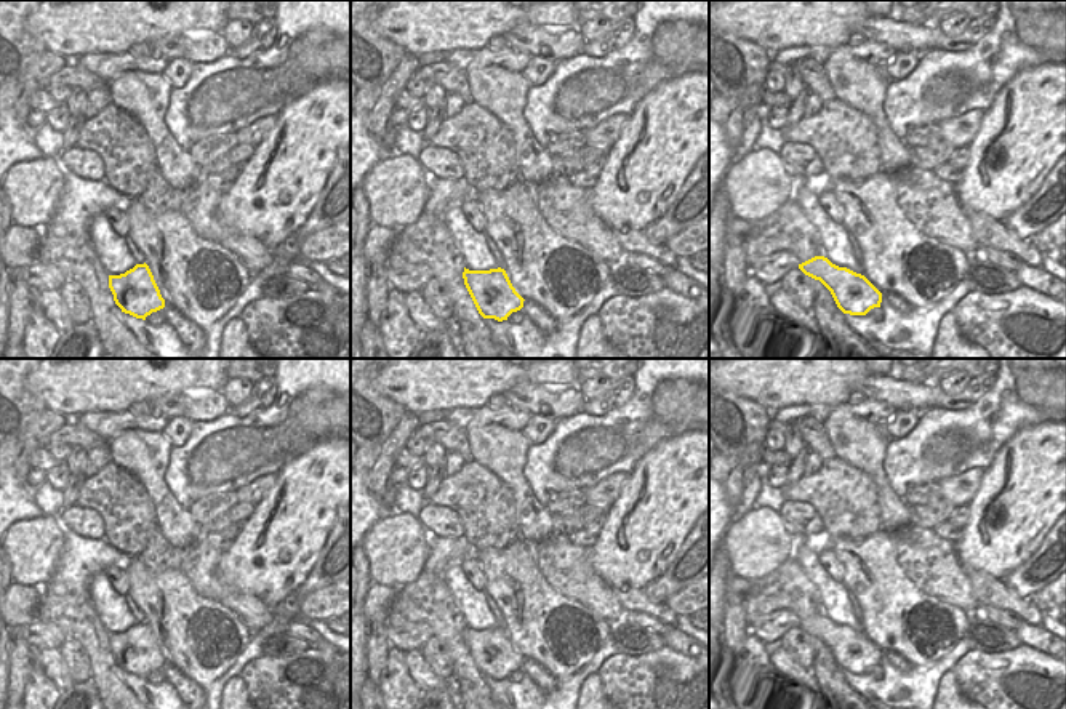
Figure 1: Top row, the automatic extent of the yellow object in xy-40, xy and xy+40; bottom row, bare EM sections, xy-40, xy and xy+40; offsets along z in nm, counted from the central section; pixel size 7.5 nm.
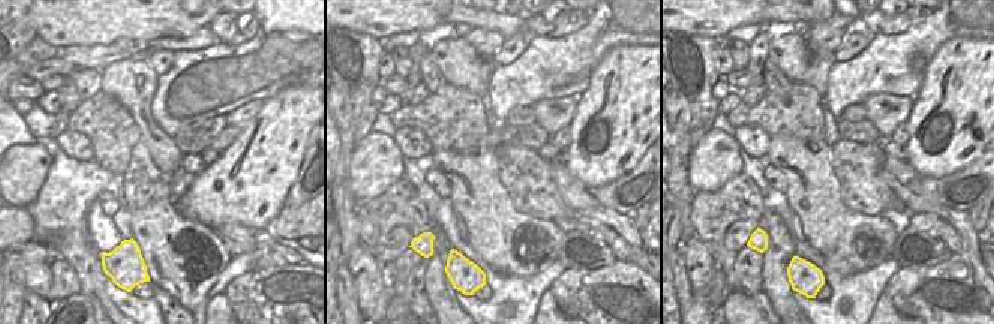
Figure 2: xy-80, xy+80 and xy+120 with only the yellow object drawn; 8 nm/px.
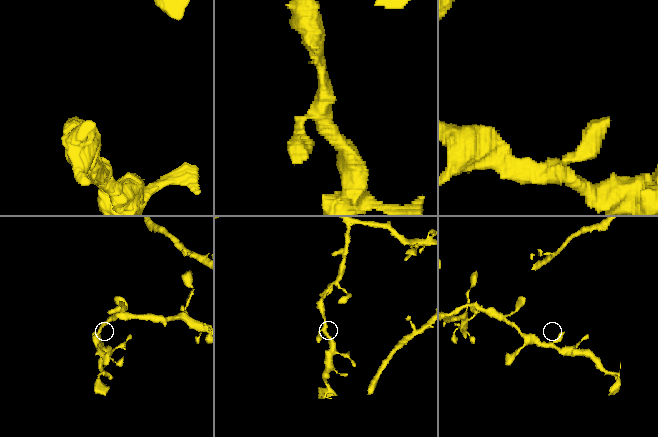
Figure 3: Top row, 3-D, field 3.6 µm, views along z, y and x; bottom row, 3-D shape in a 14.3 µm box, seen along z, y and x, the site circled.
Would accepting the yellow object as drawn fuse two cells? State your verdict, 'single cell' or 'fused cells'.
single cell

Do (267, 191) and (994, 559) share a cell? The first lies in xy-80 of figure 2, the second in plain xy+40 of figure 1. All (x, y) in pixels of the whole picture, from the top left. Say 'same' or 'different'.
same

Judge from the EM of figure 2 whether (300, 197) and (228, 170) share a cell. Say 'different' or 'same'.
different

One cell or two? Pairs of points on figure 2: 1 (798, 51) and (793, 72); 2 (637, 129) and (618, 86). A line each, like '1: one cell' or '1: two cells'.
1: one cell
2: one cell

